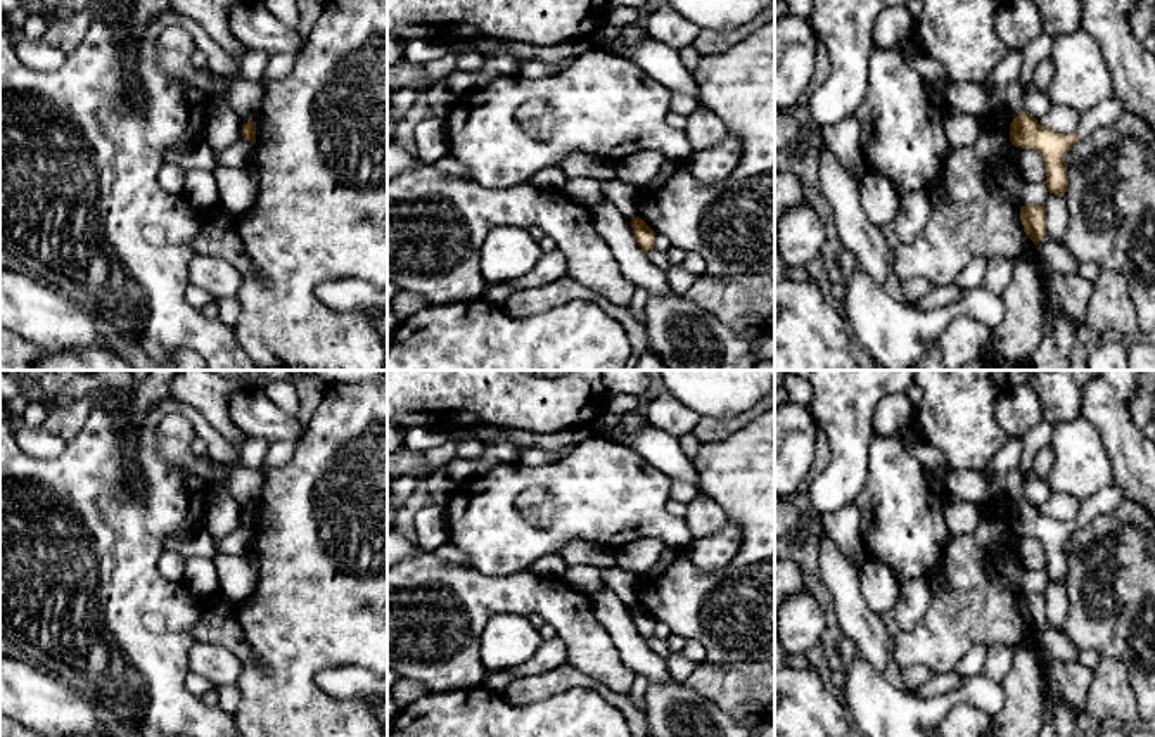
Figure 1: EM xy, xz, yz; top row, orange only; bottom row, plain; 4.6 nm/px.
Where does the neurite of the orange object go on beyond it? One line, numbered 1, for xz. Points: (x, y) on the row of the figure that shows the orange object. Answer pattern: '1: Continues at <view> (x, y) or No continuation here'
1: No continuation here

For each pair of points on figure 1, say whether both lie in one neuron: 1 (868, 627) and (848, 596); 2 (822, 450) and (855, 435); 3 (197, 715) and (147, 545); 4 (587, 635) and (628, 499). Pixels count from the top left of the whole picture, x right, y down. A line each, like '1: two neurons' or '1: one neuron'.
1: one neuron
2: two neurons
3: one neuron
4: two neurons

